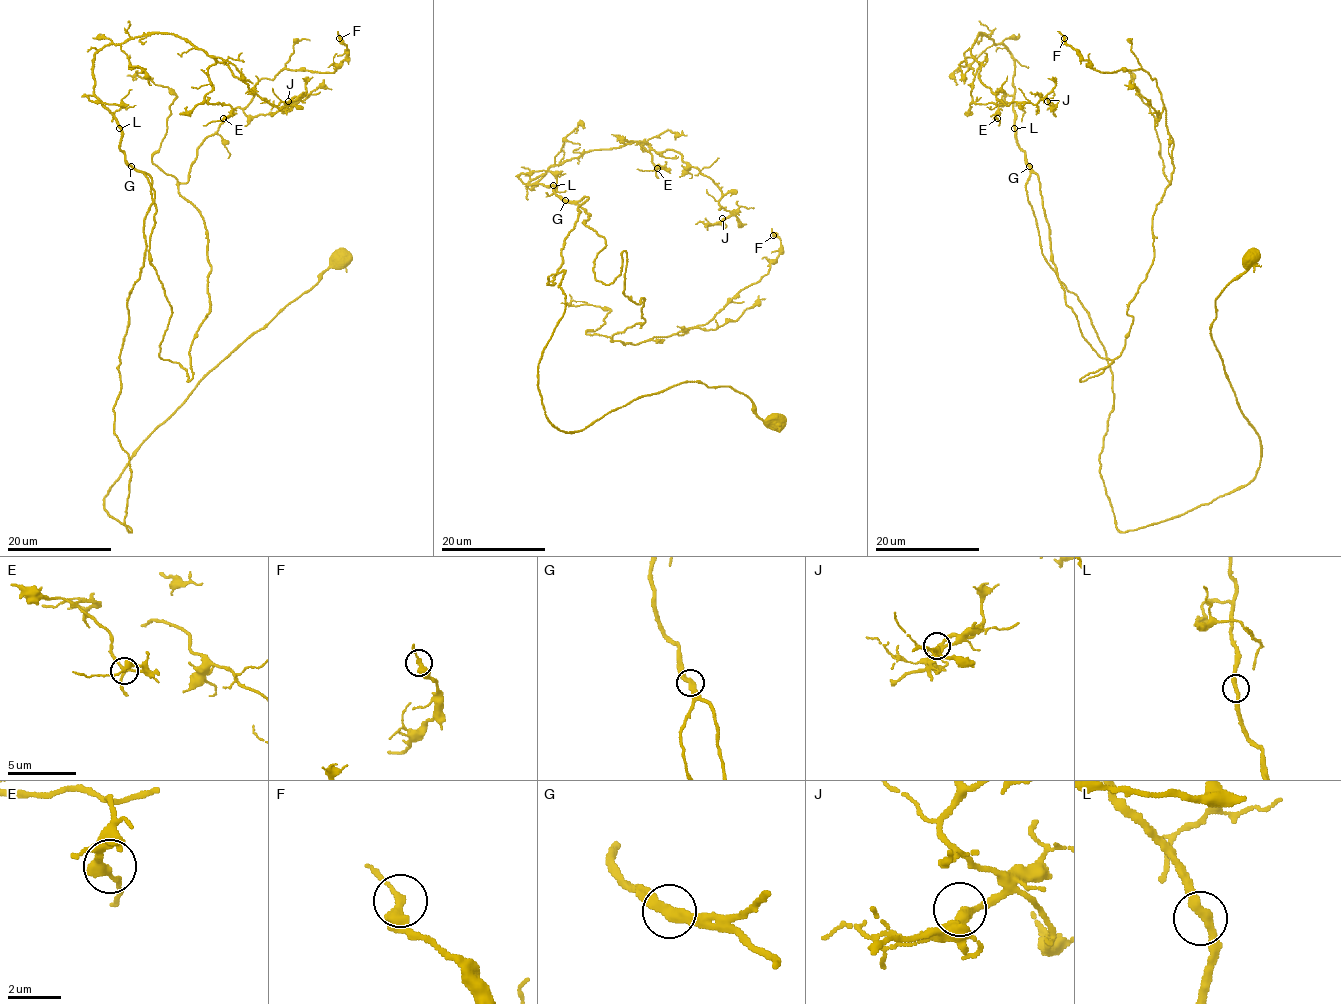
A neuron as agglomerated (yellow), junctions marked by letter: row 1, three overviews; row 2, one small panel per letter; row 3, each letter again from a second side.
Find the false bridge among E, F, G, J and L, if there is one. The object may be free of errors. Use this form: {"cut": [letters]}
{"cut": []}

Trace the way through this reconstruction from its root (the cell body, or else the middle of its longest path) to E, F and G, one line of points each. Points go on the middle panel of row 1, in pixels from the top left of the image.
E: (773, 423), (697, 382), (576, 432), (545, 417), (548, 277), (589, 199), (527, 184), (632, 142), (657, 168)
F: (773, 423), (682, 382), (564, 432), (538, 386), (583, 197), (623, 344), (773, 235)
G: (773, 423), (697, 382), (576, 432), (545, 417), (538, 364), (565, 271), (548, 277), (589, 199), (565, 200)

